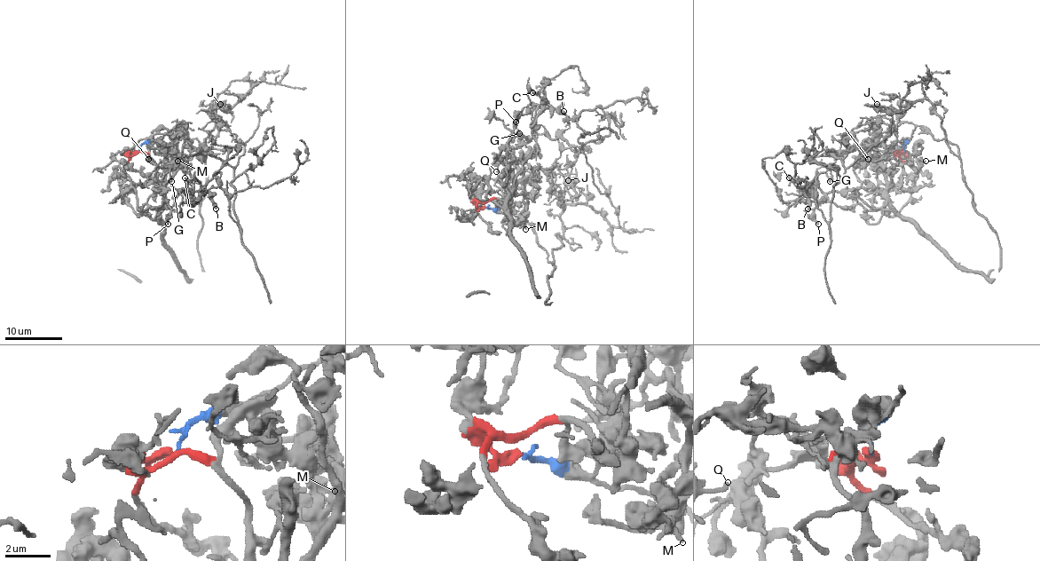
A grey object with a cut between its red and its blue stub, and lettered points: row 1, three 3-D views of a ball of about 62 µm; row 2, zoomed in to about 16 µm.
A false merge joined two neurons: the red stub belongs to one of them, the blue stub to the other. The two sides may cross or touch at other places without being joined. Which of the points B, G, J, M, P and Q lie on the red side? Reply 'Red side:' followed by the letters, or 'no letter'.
Red side: B, M, P, Q

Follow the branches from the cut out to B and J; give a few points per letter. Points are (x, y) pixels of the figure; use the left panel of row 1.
B: (137, 151), (156, 166), (166, 207), (180, 190), (187, 192), (191, 180), (196, 180), (216, 209)
J: (137, 151), (177, 125), (205, 155), (213, 129), (212, 101), (213, 113), (220, 104)

